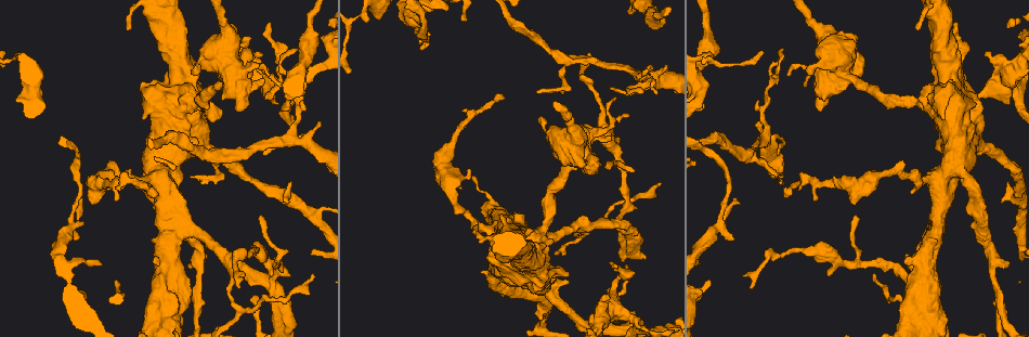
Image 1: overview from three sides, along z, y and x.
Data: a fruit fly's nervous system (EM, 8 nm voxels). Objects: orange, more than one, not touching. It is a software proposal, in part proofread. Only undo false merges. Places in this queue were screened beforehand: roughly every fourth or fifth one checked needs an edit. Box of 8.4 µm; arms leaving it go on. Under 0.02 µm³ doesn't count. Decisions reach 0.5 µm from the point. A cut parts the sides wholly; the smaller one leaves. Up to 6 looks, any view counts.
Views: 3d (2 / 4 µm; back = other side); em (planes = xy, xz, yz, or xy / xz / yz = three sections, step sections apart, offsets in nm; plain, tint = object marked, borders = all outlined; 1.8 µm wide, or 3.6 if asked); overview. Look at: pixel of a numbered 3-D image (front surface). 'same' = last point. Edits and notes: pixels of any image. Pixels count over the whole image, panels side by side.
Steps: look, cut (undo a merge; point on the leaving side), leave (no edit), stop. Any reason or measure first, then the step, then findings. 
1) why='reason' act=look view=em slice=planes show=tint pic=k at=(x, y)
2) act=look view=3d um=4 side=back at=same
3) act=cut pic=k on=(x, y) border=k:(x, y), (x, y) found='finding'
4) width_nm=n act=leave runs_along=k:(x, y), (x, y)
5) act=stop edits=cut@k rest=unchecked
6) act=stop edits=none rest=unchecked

why='calibre changes' act=look view=3d um=4 pic=1 at=(971, 184)

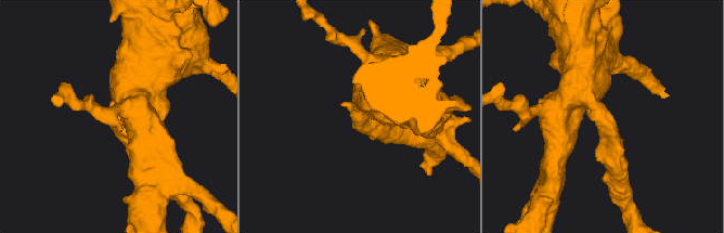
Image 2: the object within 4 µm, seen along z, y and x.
arm_widths_nm=260,750 why='need the tissue' act=look view=em slice=planes show=tint pic=2 at=(359, 115)

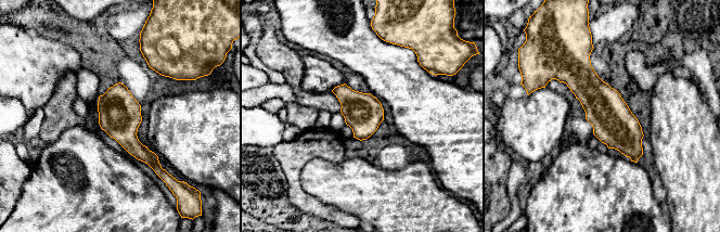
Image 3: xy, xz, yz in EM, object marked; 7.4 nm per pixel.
act=leave runs_along=3:(582, 52), (582, 80), (634, 158) found='continuous, no second cell'

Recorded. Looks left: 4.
why='thick turns thin' act=look view=3d um=4 pic=1 at=(270, 82)

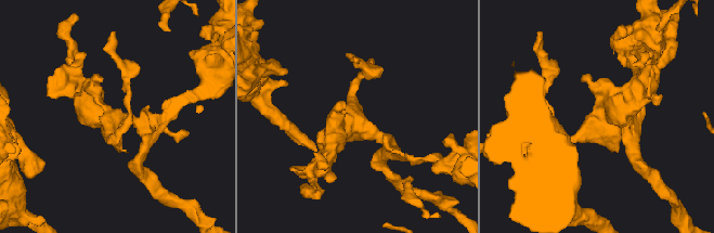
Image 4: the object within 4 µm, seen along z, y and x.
act=look view=em slice=xz step=16 show=tint pic=4 at=(605, 123)

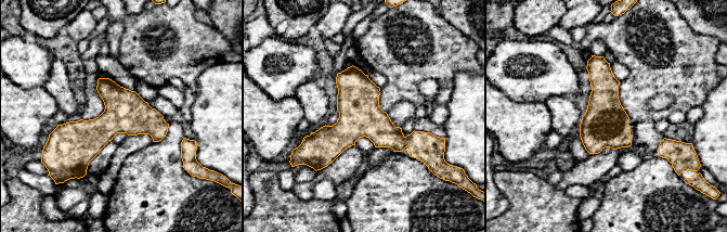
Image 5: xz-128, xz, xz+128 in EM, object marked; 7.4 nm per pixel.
why='cut it another way' act=look view=em slice=planes show=tint at=same

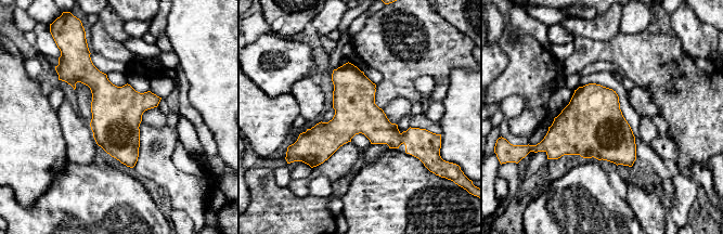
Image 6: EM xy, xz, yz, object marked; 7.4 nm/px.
act=leave runs_along=6:(421, 137), (343, 127), (300, 139) found='one cell here'

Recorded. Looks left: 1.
act=stop edits=none rest=unchecked

